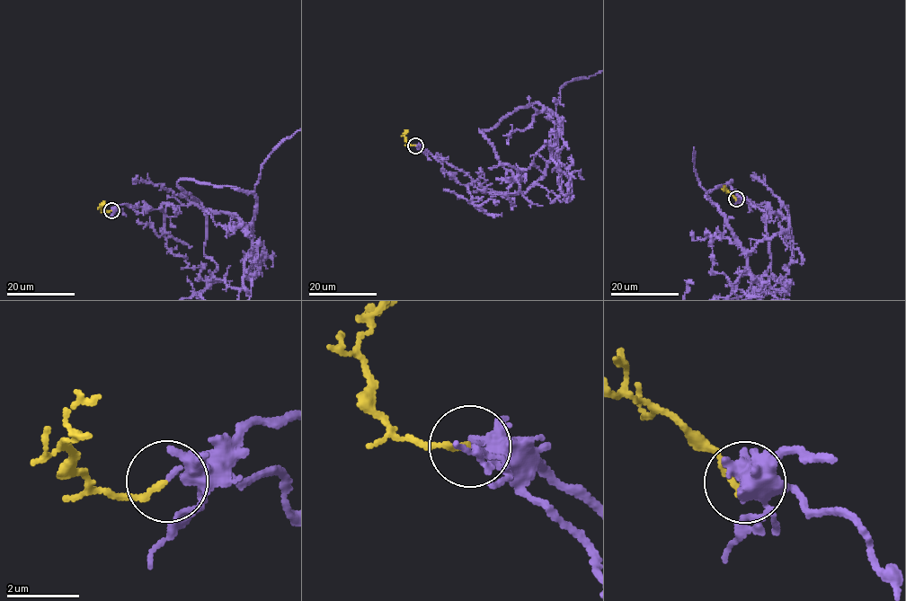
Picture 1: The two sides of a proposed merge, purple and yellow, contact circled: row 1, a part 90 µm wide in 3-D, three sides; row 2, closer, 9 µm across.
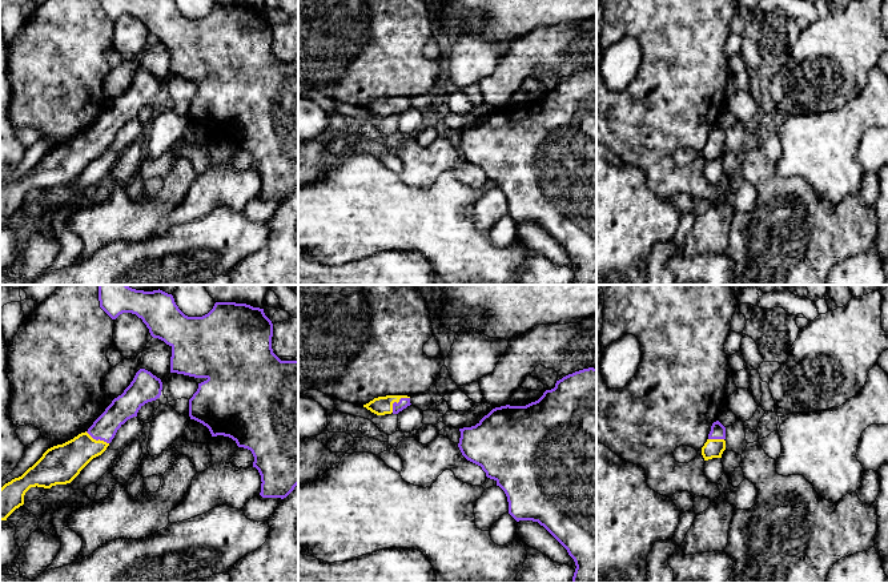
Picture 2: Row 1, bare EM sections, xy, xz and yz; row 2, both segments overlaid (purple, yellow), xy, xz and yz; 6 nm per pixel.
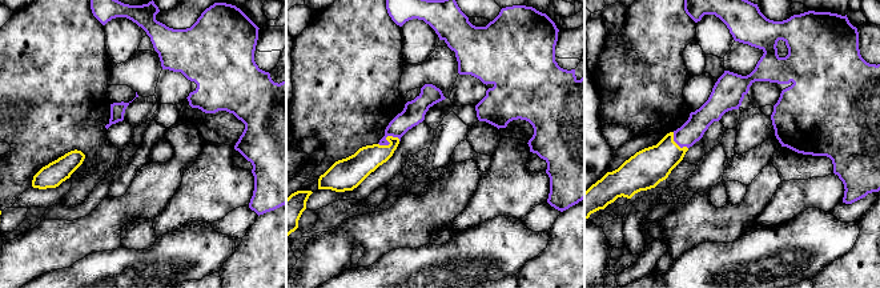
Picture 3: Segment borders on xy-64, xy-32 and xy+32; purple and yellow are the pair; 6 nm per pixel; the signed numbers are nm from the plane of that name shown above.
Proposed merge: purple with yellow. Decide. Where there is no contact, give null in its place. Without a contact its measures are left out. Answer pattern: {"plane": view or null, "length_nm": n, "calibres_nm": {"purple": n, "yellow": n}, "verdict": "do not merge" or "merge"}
{"plane": "xz", "length_nm": 140, "calibres_nm": {"purple": 60, "yellow": 110}, "verdict": "merge"}

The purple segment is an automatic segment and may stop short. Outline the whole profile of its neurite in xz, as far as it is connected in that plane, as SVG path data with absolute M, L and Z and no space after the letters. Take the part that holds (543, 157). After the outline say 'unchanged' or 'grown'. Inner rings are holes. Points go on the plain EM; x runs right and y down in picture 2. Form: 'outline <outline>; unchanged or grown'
outline M588 69L556 83L555 89L526 108L501 108L493 110L475 128L459 130L458 149L462 157L482 169L486 178L494 181L509 204L509 216L517 222L533 222L543 228L568 254L575 264L572 285L596 285L596 71Z; unchanged

